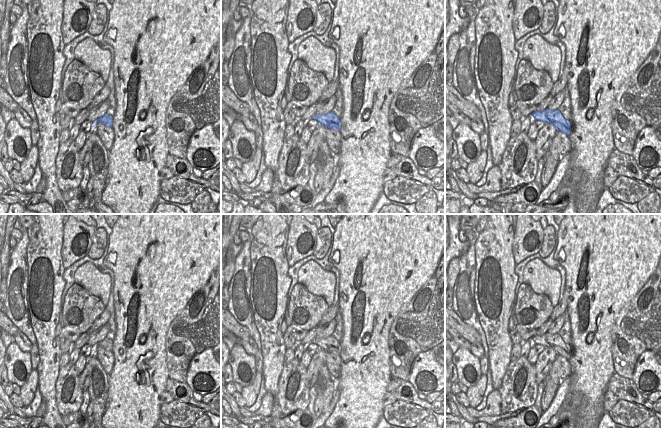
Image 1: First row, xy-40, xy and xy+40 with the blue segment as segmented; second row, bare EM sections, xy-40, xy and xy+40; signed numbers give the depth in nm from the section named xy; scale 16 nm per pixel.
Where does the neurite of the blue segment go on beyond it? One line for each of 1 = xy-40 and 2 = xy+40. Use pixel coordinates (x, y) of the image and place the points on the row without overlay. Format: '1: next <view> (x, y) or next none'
1: next none
2: next none

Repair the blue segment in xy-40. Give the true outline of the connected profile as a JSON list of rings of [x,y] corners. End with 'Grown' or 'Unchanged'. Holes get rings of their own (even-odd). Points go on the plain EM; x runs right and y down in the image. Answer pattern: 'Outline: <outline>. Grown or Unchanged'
Outline: [[[105,337],[102,341],[100,341],[98,344],[93,346],[94,350],[97,350],[97,347],[101,346],[107,351],[112,351],[113,348],[113,341]]]. Unchanged.

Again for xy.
Outline: [[[332,335],[327,338],[314,339],[312,343],[316,344],[319,349],[324,349],[326,352],[338,355],[340,354],[340,342],[337,341]]]. Unchanged.

